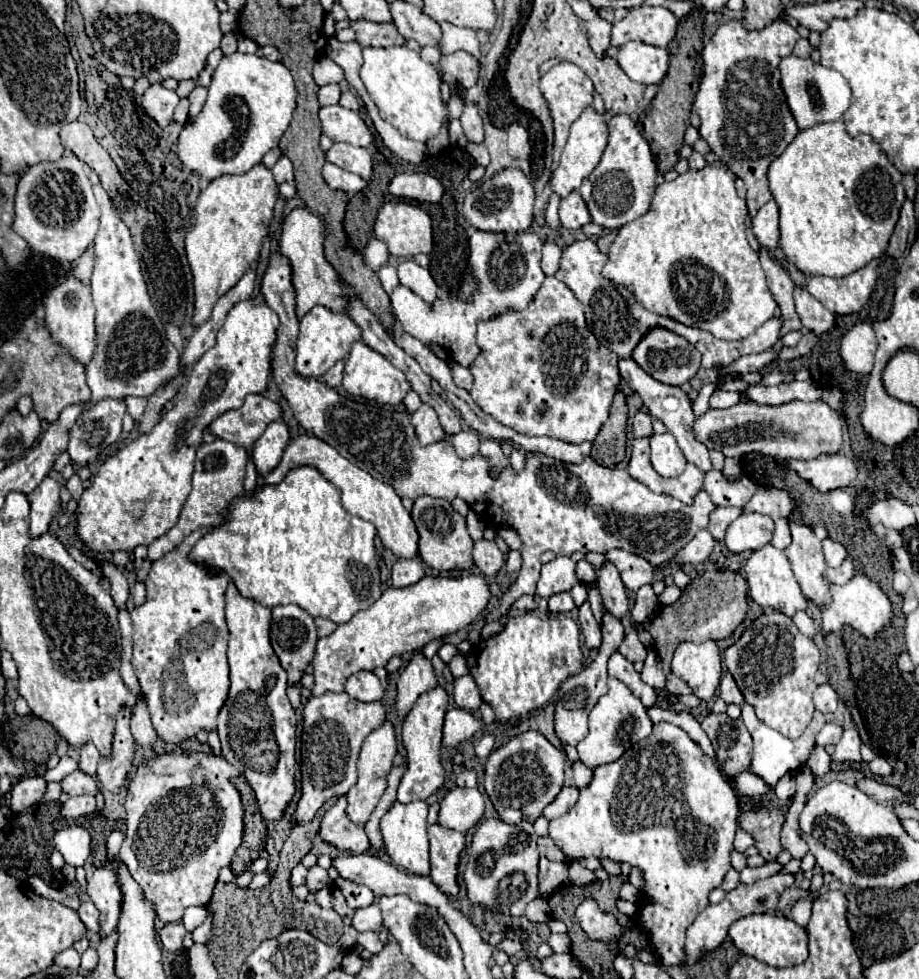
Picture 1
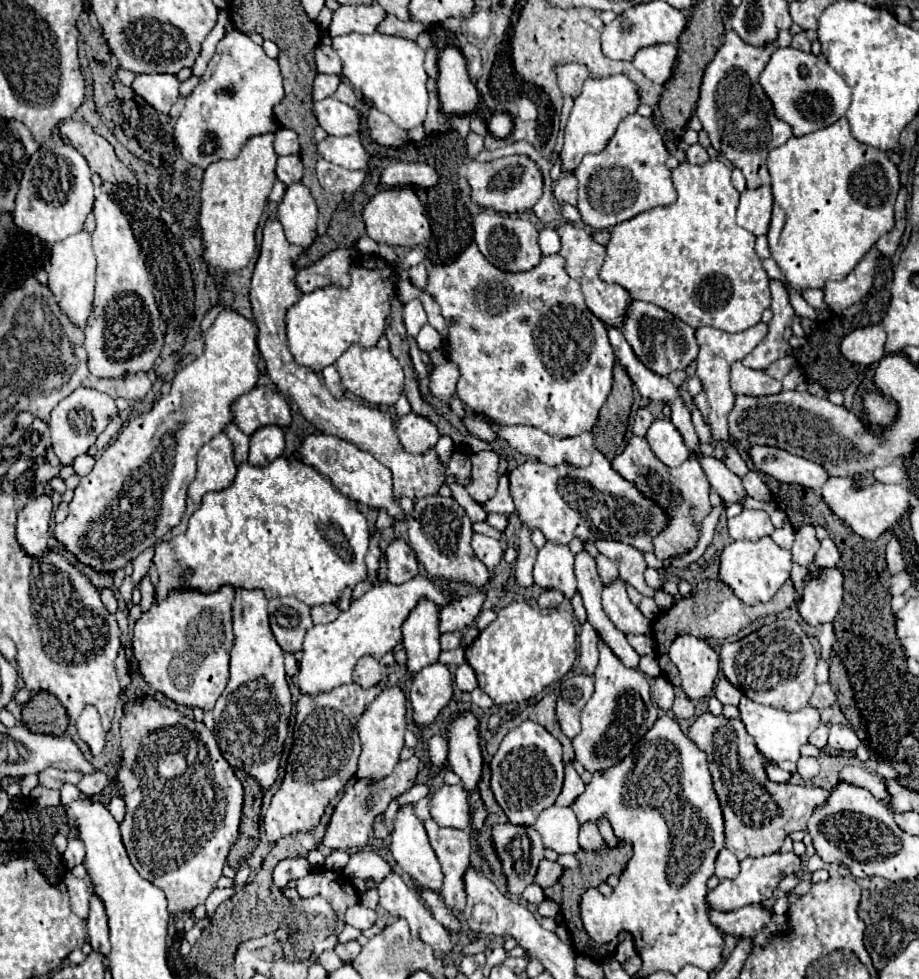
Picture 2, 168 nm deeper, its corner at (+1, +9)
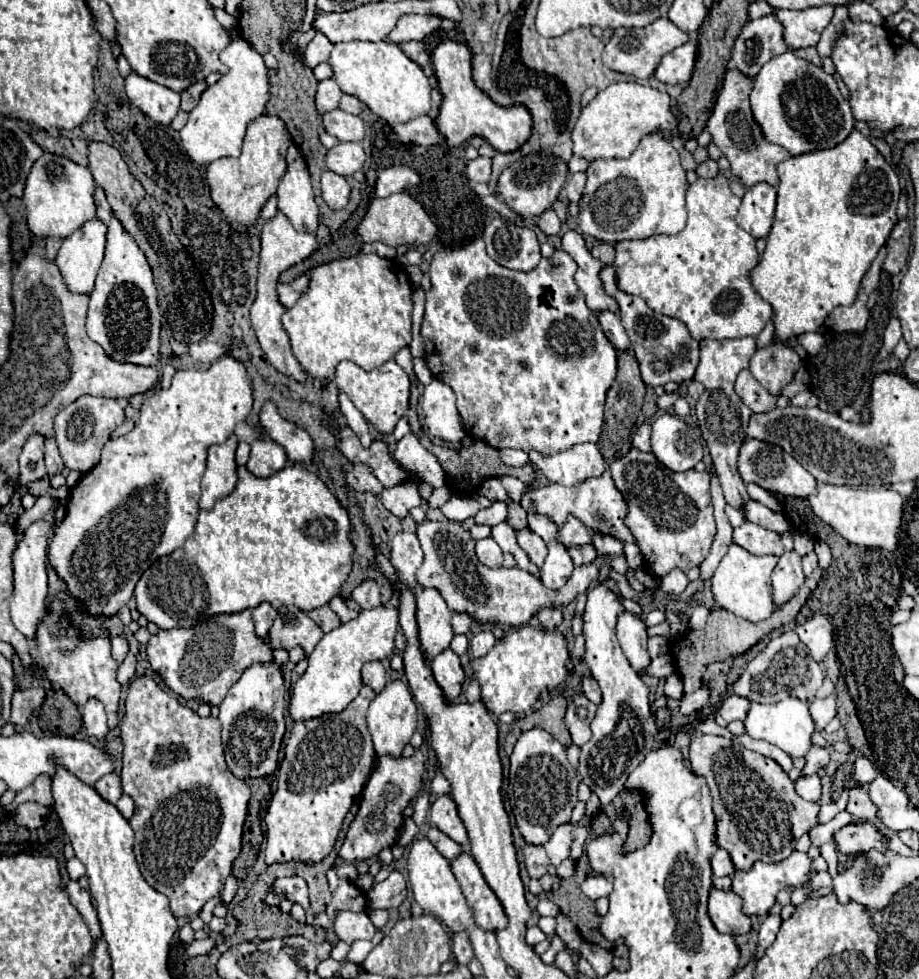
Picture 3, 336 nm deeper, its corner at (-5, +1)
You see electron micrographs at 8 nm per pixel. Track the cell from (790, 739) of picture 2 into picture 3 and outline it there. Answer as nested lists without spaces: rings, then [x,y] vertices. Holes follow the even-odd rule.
[[[788,696],[776,704],[760,704],[760,702],[750,702],[748,716],[744,720],[746,734],[752,738],[766,740],[778,748],[782,748],[788,756],[806,756],[810,750],[810,736],[814,732],[814,722],[808,712],[808,704],[802,702],[796,696]]]

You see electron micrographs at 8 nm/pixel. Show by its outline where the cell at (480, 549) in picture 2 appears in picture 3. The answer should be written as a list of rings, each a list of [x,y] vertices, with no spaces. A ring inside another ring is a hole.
[[[484,538],[476,542],[476,556],[482,564],[488,568],[500,568],[502,566],[502,550],[494,542],[494,538]]]

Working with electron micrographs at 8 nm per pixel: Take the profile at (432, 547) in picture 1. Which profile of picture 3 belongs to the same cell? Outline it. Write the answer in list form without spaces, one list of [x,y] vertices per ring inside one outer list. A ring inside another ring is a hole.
[[[426,520],[418,524],[416,534],[424,550],[424,564],[416,570],[416,582],[426,588],[436,588],[452,612],[464,612],[480,624],[498,622],[506,626],[522,626],[528,624],[530,618],[544,608],[562,608],[570,604],[578,594],[588,590],[590,582],[598,578],[598,570],[606,562],[606,556],[598,554],[592,564],[574,568],[574,574],[562,588],[550,590],[538,578],[534,578],[526,570],[520,570],[518,566],[506,570],[492,570],[484,566],[474,554],[474,542],[470,538],[470,532],[466,532],[460,522]]]

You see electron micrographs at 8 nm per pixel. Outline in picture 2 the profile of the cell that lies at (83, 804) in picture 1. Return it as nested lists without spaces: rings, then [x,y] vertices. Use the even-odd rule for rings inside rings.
[[[94,772],[94,774],[86,774],[80,782],[78,782],[78,790],[86,796],[98,796],[102,790],[106,788],[106,774],[102,772]]]

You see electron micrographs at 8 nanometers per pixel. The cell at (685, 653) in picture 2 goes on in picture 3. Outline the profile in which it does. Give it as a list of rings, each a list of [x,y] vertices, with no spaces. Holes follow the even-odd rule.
[[[702,686],[702,688],[696,690],[696,692],[684,694],[684,696],[680,698],[680,714],[684,714],[684,716],[696,714],[696,712],[700,712],[704,706],[708,706],[708,700],[710,700],[710,690],[708,690],[706,686]]]

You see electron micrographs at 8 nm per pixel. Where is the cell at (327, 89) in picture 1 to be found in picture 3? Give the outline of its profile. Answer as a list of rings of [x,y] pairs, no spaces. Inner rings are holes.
[[[328,78],[328,80],[322,80],[318,84],[318,92],[316,92],[316,108],[320,114],[326,114],[334,108],[338,108],[338,102],[342,98],[342,90],[338,88],[336,80],[334,78]]]

